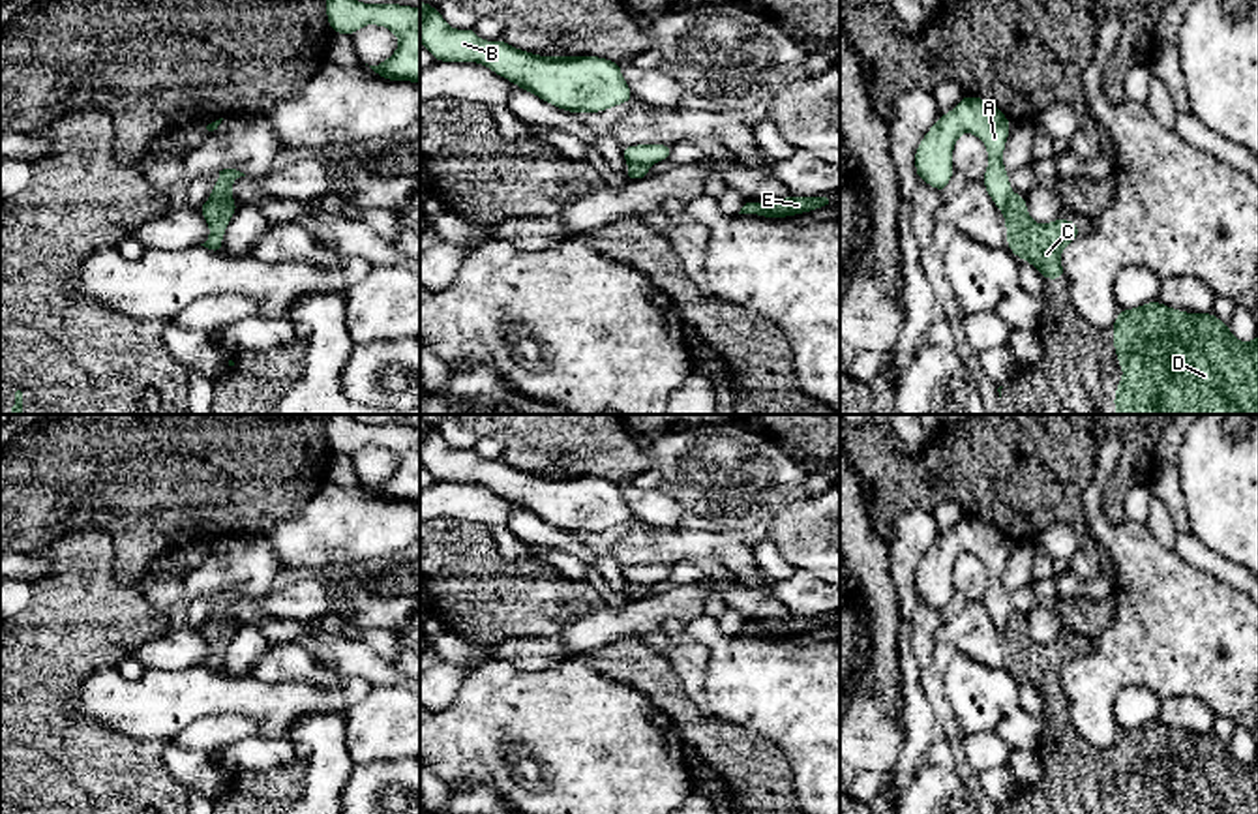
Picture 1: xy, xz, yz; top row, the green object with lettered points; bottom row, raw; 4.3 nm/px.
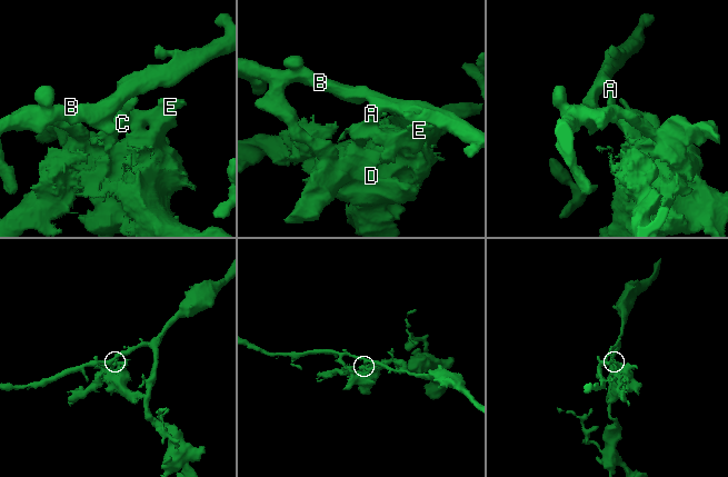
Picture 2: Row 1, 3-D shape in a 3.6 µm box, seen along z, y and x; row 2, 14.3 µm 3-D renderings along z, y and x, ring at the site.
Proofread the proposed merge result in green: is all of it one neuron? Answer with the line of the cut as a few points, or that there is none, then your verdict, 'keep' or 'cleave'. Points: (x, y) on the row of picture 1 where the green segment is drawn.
xy (210, 195), (224, 197), (237, 207) | cleave

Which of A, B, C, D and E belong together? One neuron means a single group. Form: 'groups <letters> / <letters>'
groups A B / C D E

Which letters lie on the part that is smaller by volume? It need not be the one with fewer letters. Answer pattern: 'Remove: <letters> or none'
Remove: C, D, E

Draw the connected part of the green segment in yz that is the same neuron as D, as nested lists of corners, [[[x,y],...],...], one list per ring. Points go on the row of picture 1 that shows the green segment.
[[[1157,300],[1121,309],[1112,324],[1123,369],[1117,415],[1258,415],[1258,336],[1239,341],[1213,313],[1187,313]]]

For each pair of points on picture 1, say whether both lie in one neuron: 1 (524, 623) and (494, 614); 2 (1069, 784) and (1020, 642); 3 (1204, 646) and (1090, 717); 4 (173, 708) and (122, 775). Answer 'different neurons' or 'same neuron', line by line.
1: different neurons
2: same neuron
3: same neuron
4: different neurons

